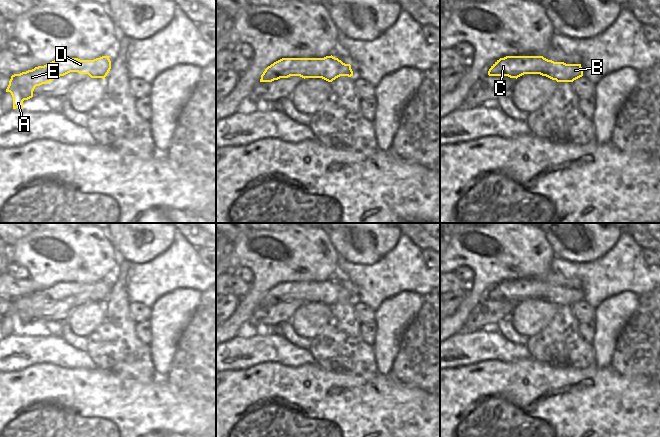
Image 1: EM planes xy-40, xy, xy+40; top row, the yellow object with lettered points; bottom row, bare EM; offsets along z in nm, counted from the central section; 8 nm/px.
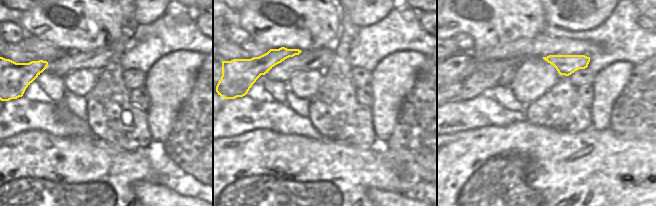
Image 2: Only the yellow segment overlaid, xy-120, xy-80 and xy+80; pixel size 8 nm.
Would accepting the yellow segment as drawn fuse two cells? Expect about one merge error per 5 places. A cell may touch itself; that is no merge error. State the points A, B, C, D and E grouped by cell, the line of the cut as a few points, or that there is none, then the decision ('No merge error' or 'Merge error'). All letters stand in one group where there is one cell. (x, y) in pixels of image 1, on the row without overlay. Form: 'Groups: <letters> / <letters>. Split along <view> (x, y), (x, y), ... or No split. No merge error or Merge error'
Groups: A B C D E. No split. No merge error

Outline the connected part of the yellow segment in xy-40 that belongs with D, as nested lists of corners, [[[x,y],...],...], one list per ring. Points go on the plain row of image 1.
[[[102,280],[94,284],[60,282],[44,290],[12,299],[6,316],[10,316],[13,321],[13,333],[23,332],[23,325],[33,321],[36,310],[46,308],[70,296],[88,298],[91,302],[104,304],[110,293],[109,280]]]

